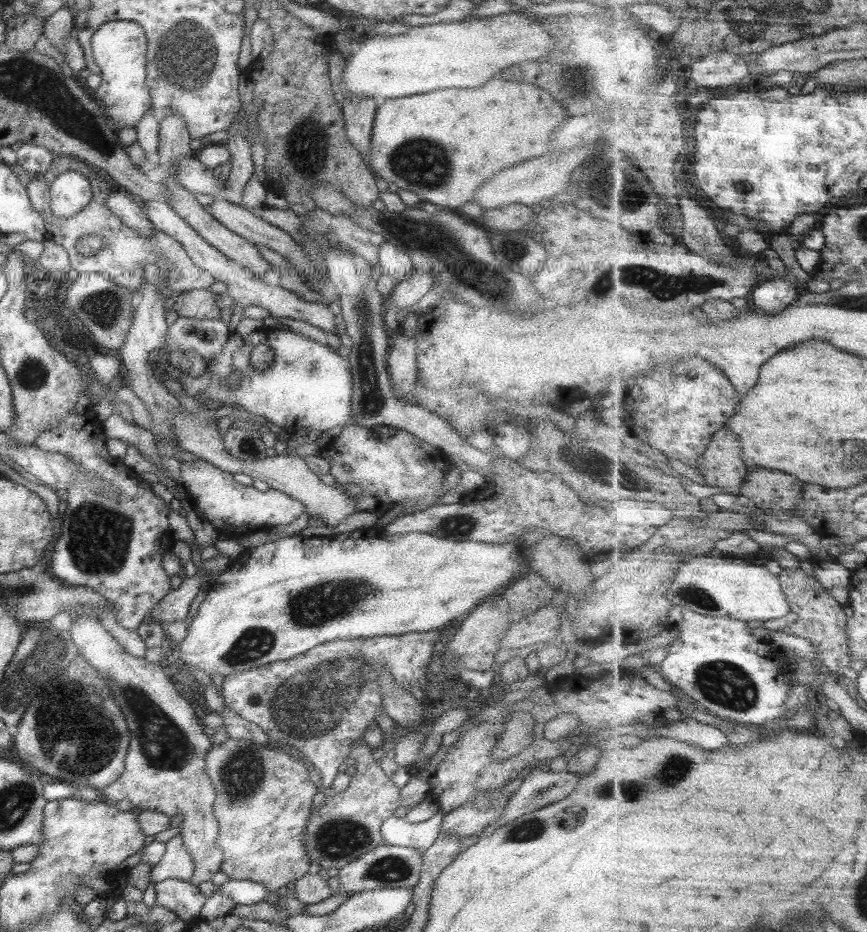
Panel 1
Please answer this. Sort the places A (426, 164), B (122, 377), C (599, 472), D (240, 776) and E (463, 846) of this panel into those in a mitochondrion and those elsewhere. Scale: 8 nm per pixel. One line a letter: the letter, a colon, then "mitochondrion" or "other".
A: mitochondrion
B: other
C: mitochondrion
D: mitochondrion
E: other

